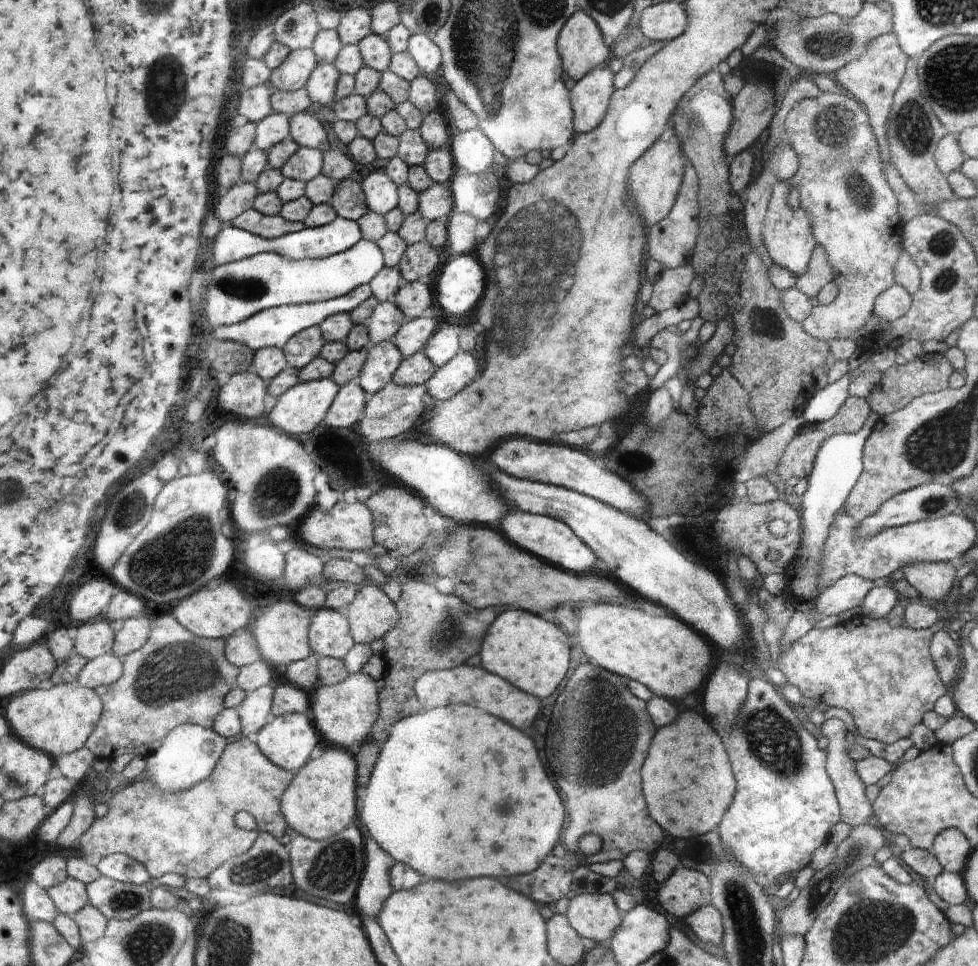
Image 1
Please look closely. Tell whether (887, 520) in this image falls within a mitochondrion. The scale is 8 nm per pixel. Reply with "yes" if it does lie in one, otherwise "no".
no

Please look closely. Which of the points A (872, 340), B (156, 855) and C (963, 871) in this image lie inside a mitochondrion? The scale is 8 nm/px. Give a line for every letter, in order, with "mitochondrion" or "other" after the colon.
A: other
B: other
C: other

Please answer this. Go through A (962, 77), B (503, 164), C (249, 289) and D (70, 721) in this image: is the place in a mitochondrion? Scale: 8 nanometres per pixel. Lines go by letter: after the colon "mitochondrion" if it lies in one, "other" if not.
A: mitochondrion
B: other
C: mitochondrion
D: other

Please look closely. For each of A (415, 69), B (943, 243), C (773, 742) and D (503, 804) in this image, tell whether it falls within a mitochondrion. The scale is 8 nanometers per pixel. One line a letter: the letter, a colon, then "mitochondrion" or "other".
A: other
B: mitochondrion
C: mitochondrion
D: mitochondrion

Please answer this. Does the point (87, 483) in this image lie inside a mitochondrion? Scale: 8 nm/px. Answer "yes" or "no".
no

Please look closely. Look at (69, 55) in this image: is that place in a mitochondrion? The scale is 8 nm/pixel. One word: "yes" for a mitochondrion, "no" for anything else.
no

